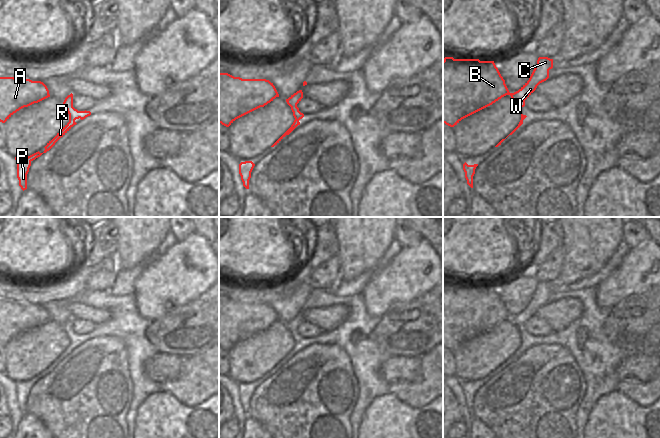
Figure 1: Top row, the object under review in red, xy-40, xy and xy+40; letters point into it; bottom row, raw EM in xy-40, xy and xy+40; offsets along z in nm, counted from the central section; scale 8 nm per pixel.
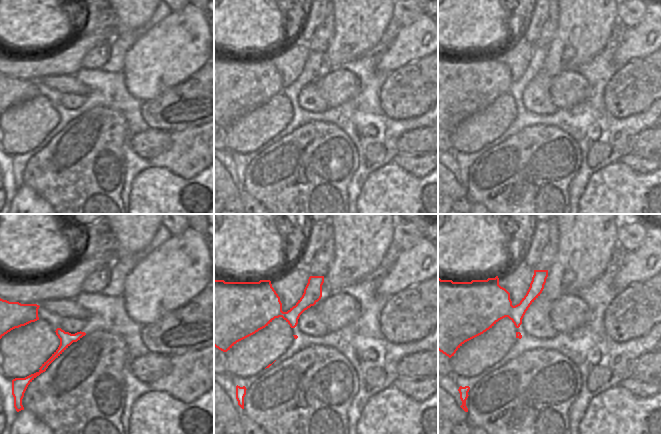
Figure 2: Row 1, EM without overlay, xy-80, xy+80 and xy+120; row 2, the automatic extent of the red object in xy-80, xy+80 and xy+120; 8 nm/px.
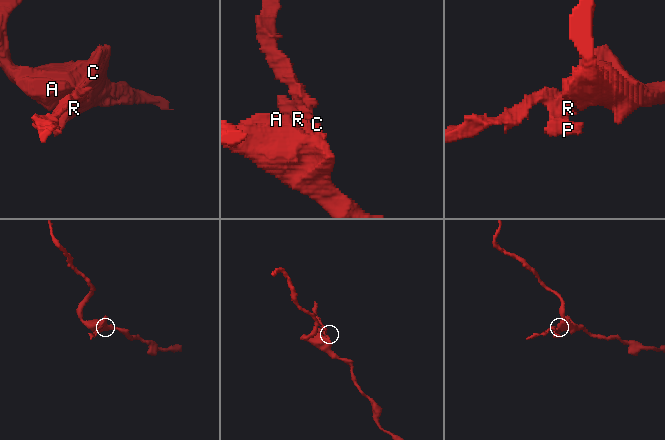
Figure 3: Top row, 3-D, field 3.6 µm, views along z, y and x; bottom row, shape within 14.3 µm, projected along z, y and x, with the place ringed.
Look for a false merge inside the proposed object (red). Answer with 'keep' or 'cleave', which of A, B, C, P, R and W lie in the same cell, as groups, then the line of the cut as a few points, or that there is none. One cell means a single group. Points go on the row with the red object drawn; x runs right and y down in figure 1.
cleave; A B C W / P R; cut in xy-40 along (72, 106), (66, 108)

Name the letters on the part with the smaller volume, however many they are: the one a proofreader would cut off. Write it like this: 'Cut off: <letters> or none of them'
Cut off: P, R

